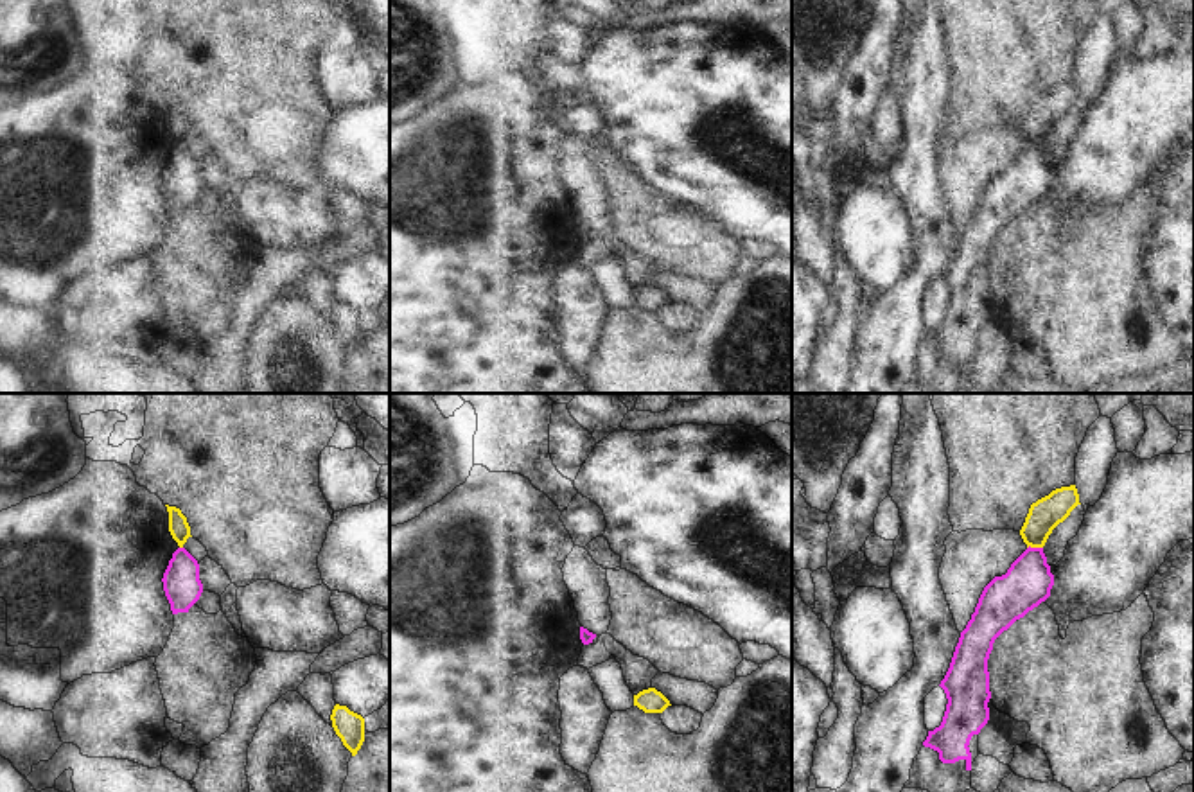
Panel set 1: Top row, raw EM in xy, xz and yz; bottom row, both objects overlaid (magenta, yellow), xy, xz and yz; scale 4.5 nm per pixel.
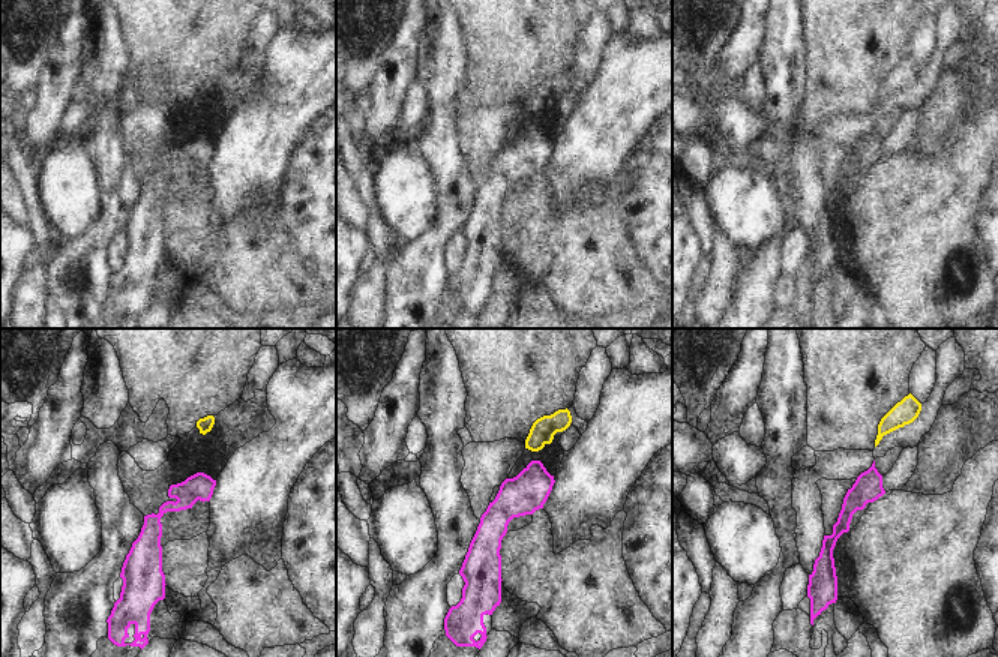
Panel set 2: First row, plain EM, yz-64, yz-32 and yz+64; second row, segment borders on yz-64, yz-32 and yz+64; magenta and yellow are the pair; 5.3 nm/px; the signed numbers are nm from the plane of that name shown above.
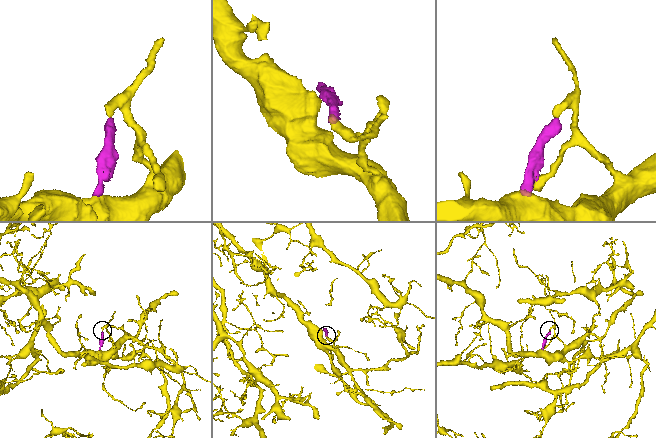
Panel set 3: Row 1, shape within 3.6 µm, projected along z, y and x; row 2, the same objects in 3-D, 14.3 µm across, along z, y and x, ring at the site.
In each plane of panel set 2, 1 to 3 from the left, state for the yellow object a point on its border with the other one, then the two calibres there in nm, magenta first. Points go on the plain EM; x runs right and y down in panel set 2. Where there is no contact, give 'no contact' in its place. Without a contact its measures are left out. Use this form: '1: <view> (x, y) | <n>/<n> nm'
1: no contact
2: no contact
3: no contact

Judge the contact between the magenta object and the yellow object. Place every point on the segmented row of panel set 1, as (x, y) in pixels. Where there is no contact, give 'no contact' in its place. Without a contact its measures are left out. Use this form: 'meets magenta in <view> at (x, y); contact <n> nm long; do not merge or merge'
meets magenta in yz at (1035, 548); contact 70 nm long; do not merge

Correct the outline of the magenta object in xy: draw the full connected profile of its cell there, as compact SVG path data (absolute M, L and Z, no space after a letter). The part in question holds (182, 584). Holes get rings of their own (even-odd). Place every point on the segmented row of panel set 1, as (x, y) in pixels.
M185 548L172 553L162 582L172 614L189 612L203 593L199 564Z

